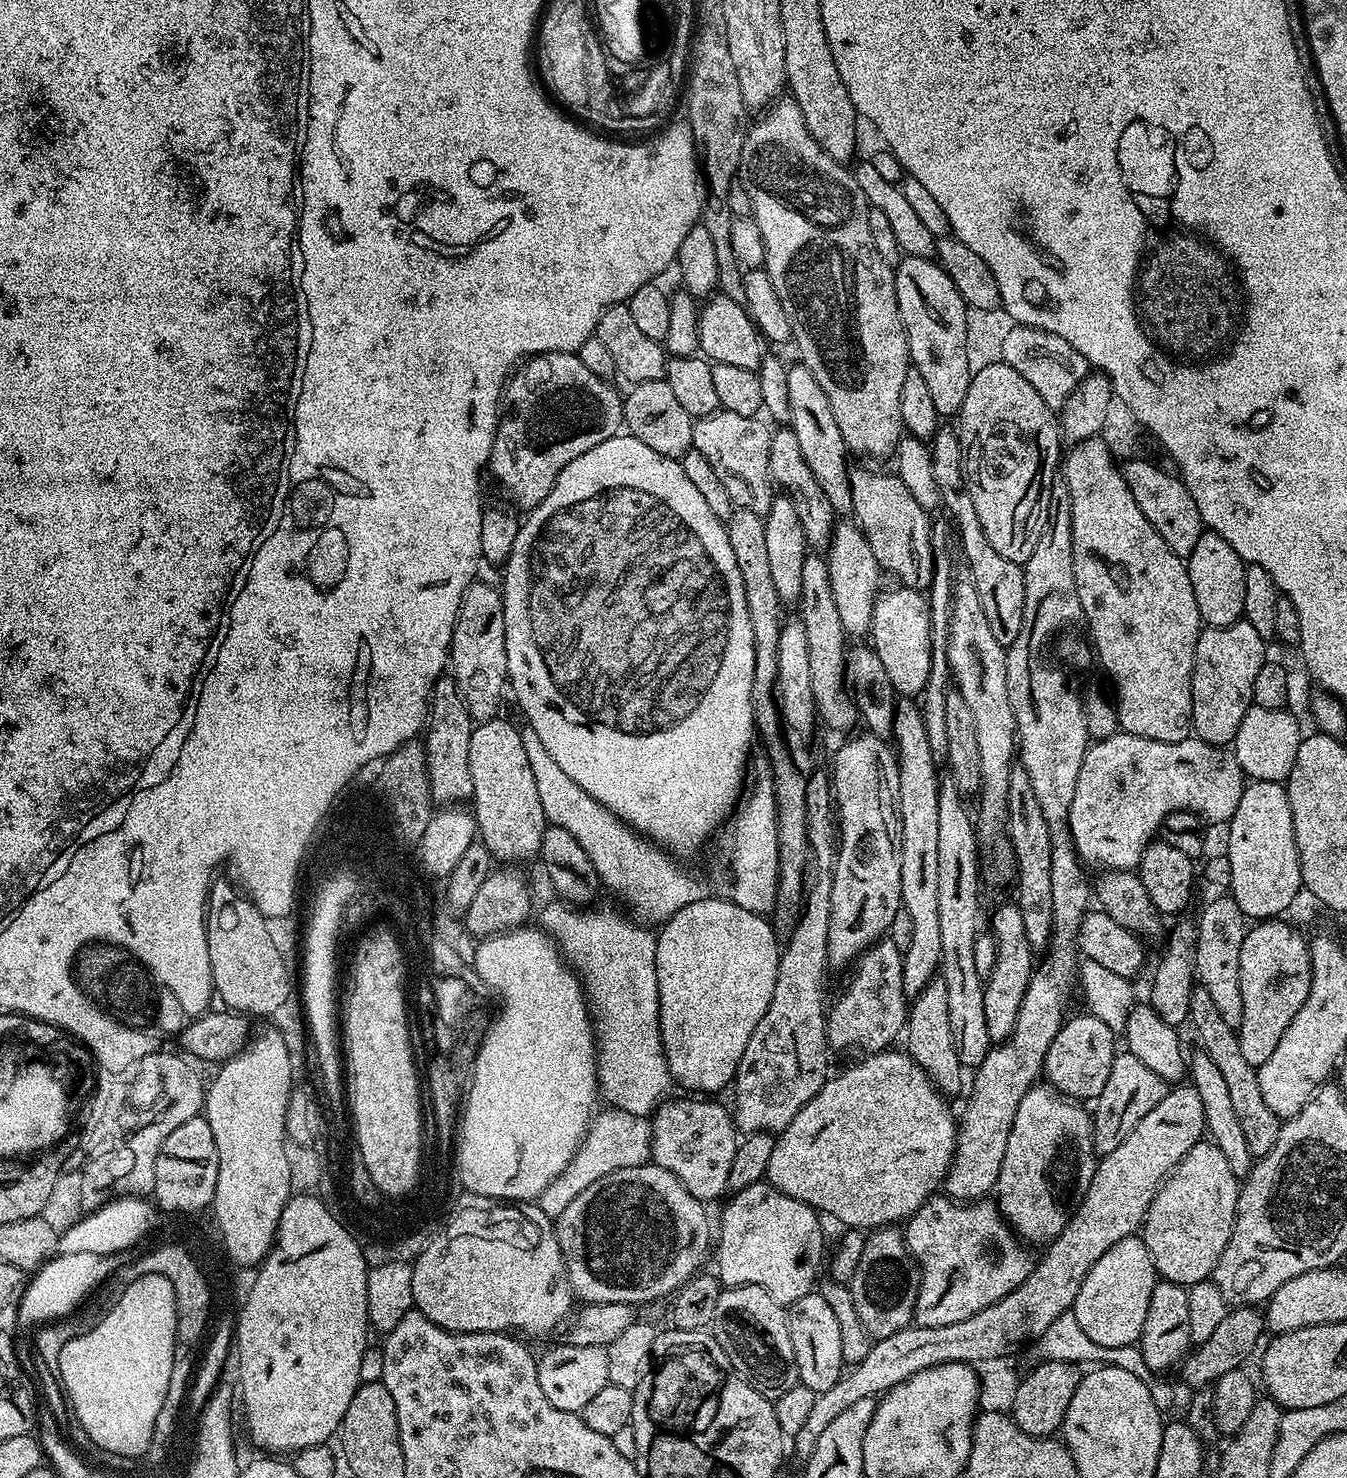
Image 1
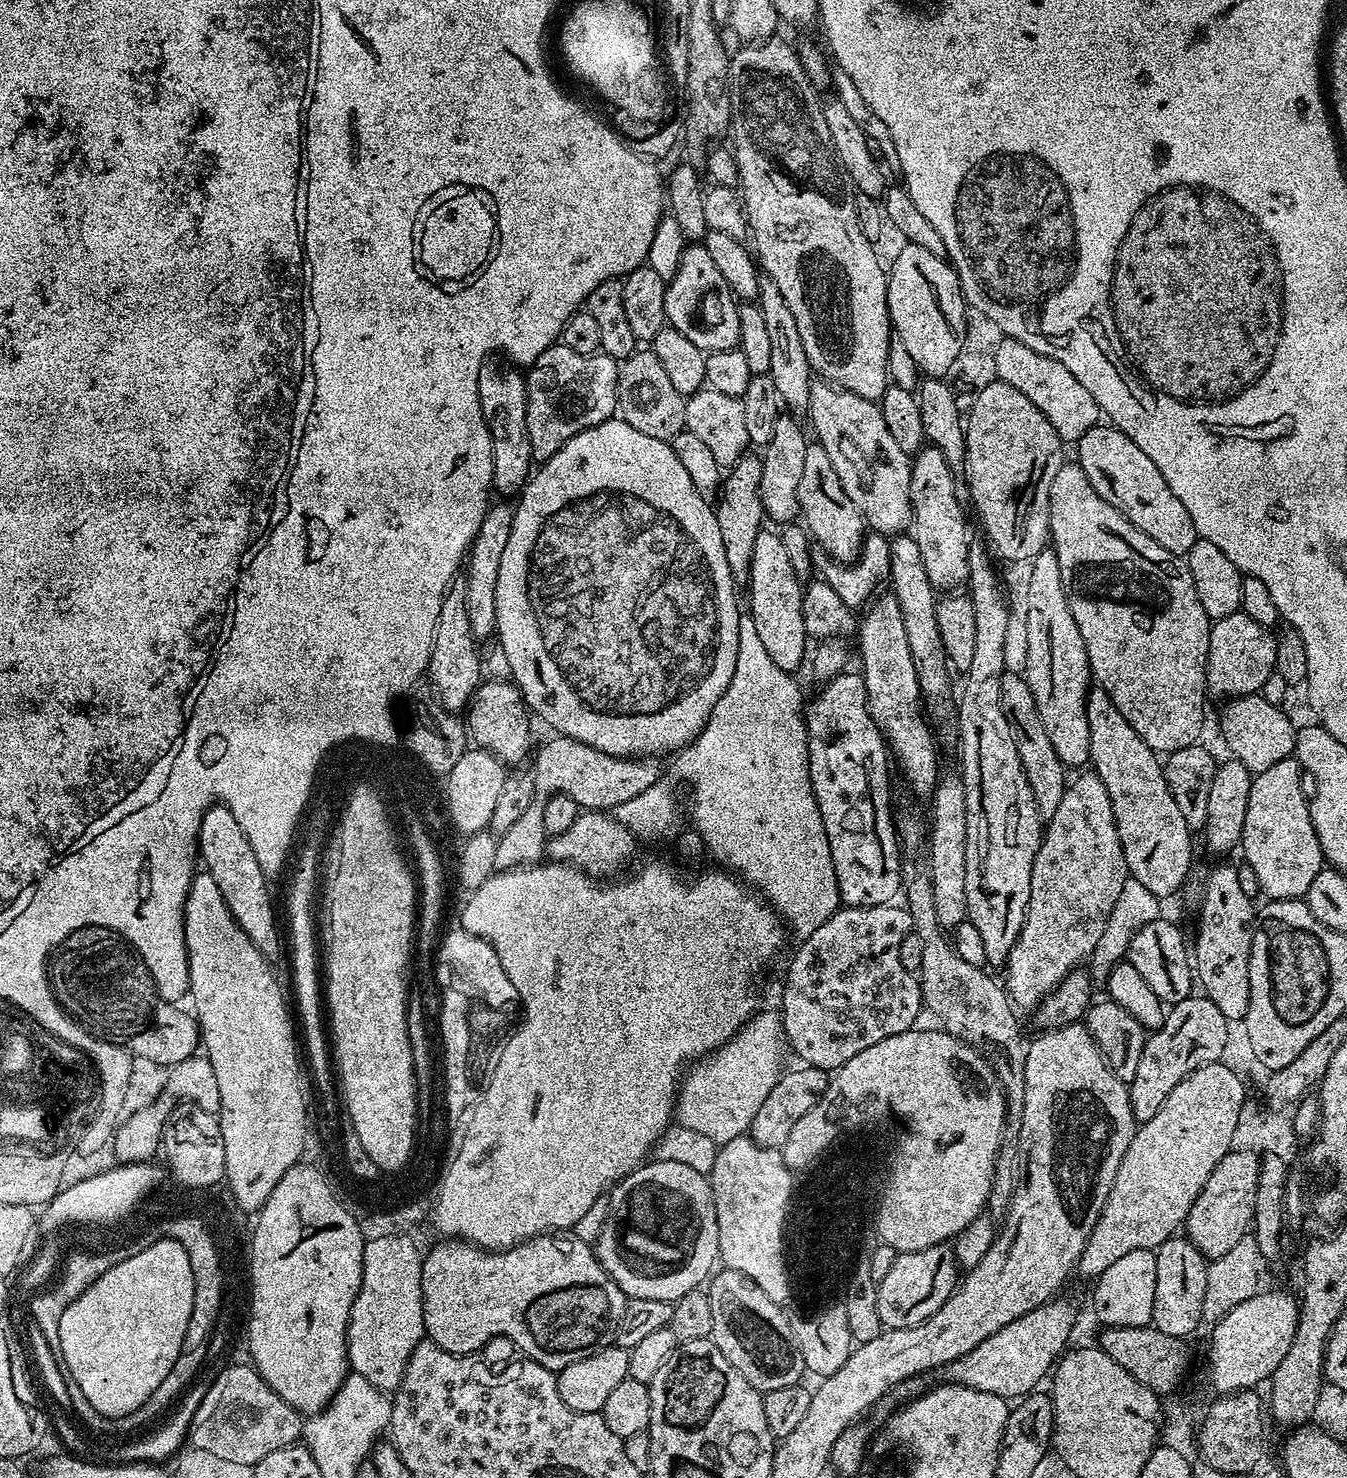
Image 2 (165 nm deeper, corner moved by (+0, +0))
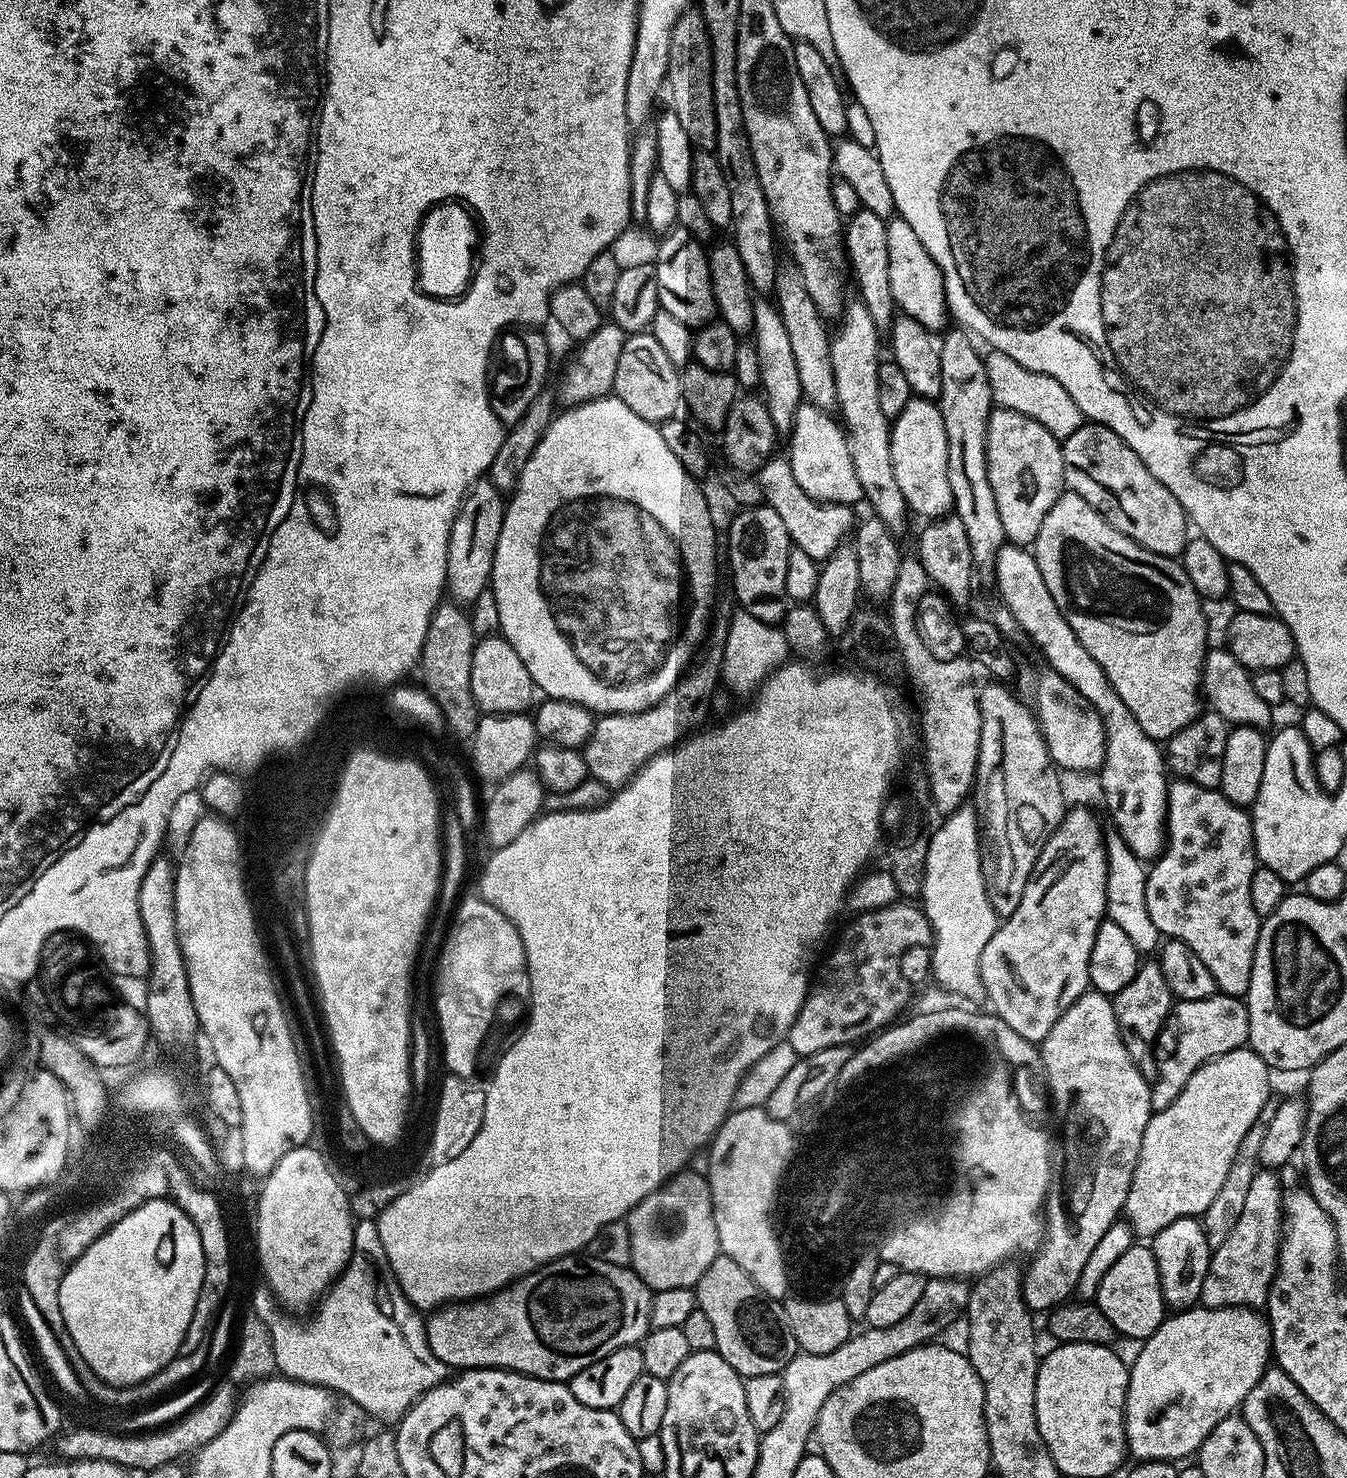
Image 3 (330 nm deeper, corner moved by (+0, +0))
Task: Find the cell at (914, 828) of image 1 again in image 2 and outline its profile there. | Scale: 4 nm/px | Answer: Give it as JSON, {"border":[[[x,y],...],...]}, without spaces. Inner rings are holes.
{"border":[[[880,594],[867,605],[865,616],[858,620],[860,636],[860,664],[868,709],[874,722],[883,732],[891,755],[900,763],[900,772],[916,796],[931,797],[936,782],[942,775],[936,761],[936,740],[928,729],[925,700],[920,692],[918,674],[910,654],[909,639],[906,638],[905,623],[902,622],[902,608],[895,594]]]}

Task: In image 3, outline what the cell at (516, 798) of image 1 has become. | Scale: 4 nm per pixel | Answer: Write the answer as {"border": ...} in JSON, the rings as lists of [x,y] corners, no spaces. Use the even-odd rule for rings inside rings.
{"border":[[[499,634],[481,635],[477,639],[476,648],[472,651],[470,690],[477,708],[490,716],[527,713],[533,707],[532,699],[538,696],[538,689],[530,678],[530,670],[526,670],[522,658],[518,658],[514,646],[510,646],[510,642],[506,642],[506,638]]]}

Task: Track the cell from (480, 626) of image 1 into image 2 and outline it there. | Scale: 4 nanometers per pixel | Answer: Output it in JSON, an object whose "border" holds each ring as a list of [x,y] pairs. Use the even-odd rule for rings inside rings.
{"border":[[[500,502],[504,504],[493,503],[487,514],[482,518],[482,526],[478,526],[478,534],[472,540],[472,546],[469,549],[469,553],[466,557],[466,572],[468,568],[468,576],[463,577],[464,585],[466,586],[466,611],[470,614],[470,630],[476,635],[477,641],[484,642],[484,639],[489,635],[490,637],[495,633],[496,630],[496,591],[498,590],[498,566],[502,563],[502,554],[506,550],[506,541],[510,538],[510,526],[512,525],[512,513],[514,511],[513,505],[508,502]]]}

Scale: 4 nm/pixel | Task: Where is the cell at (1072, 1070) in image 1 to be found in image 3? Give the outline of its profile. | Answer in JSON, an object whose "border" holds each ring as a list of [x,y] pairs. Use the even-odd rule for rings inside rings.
{"border":[[[1141,963],[1134,978],[1120,991],[1117,996],[1111,997],[1114,1006],[1114,1018],[1118,1018],[1118,1030],[1122,1034],[1122,1042],[1140,1073],[1149,1080],[1155,1080],[1158,1067],[1156,1056],[1156,1039],[1164,1028],[1164,1019],[1169,1019],[1174,1008],[1174,997],[1170,986],[1166,982],[1166,974],[1162,974],[1159,963]]]}

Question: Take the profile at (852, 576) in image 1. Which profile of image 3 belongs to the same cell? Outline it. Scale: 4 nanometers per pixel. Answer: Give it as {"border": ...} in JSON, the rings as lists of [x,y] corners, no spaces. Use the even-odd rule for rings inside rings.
{"border":[[[802,402],[798,414],[794,414],[791,432],[787,433],[788,453],[786,459],[790,470],[794,470],[794,479],[798,486],[810,494],[819,504],[846,504],[856,506],[864,500],[862,482],[854,474],[854,462],[848,449],[848,438],[841,423],[829,409],[819,408]]]}

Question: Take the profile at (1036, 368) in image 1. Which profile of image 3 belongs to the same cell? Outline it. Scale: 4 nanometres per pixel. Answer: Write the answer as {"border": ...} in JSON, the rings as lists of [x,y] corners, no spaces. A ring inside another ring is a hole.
{"border":[[[991,349],[985,355],[984,365],[986,376],[989,378],[991,398],[997,407],[1016,410],[1034,418],[1036,422],[1046,426],[1046,430],[1061,442],[1085,423],[1084,416],[1074,404],[1070,394],[1066,393],[1066,390],[1051,376],[1026,370],[1025,367],[1019,366],[1014,358],[1009,358],[996,349]]]}

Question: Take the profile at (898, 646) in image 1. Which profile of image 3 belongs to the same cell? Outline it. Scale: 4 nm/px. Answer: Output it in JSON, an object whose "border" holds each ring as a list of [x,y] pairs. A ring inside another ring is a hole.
{"border":[[[787,459],[767,460],[760,468],[758,479],[764,488],[763,503],[773,508],[778,518],[782,518],[782,523],[786,526],[786,534],[793,545],[806,550],[806,554],[810,554],[810,558],[818,562],[828,560],[830,554],[834,554],[834,550],[845,543],[846,537],[858,523],[858,516],[852,513],[855,511],[849,505],[819,504],[816,500],[812,500],[810,494],[806,494],[806,490],[798,486],[798,481],[794,479],[794,470],[790,470]]]}

